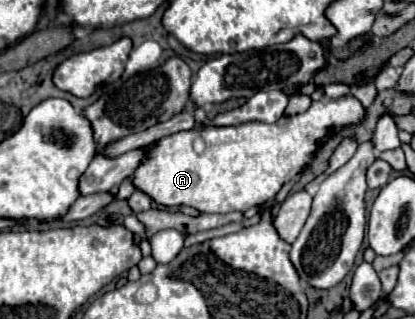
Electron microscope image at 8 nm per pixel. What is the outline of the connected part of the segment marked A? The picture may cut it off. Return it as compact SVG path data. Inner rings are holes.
M345 94L337 100L325 98L325 102L315 100L307 112L295 116L281 116L273 124L241 124L241 128L193 128L187 132L177 132L167 136L149 152L149 156L141 162L141 166L133 174L133 184L137 190L143 190L157 204L163 206L191 206L199 212L245 212L253 206L261 206L271 200L287 180L291 180L297 172L309 170L311 160L317 154L317 146L321 140L329 140L337 136L341 130L349 126L357 126L365 120L363 104Z

